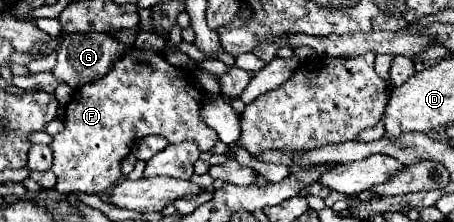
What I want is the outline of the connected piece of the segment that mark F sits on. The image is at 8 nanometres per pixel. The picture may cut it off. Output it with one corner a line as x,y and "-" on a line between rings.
130,49
112,67
112,73
106,73
106,77
102,77
100,81
92,81
76,89
74,101
66,109
66,119
64,119
66,127
62,133
54,135
54,141
50,145
50,149
54,151
52,173
58,177
56,191
60,195
68,195
70,191
98,195
112,189
122,179
122,171
120,171
122,159
130,153
134,141
146,135
162,135
168,139
168,143
196,141
202,151
210,151
218,141
218,135
202,123
200,101
202,101
202,93
196,89
194,77
188,71
170,65
160,53

